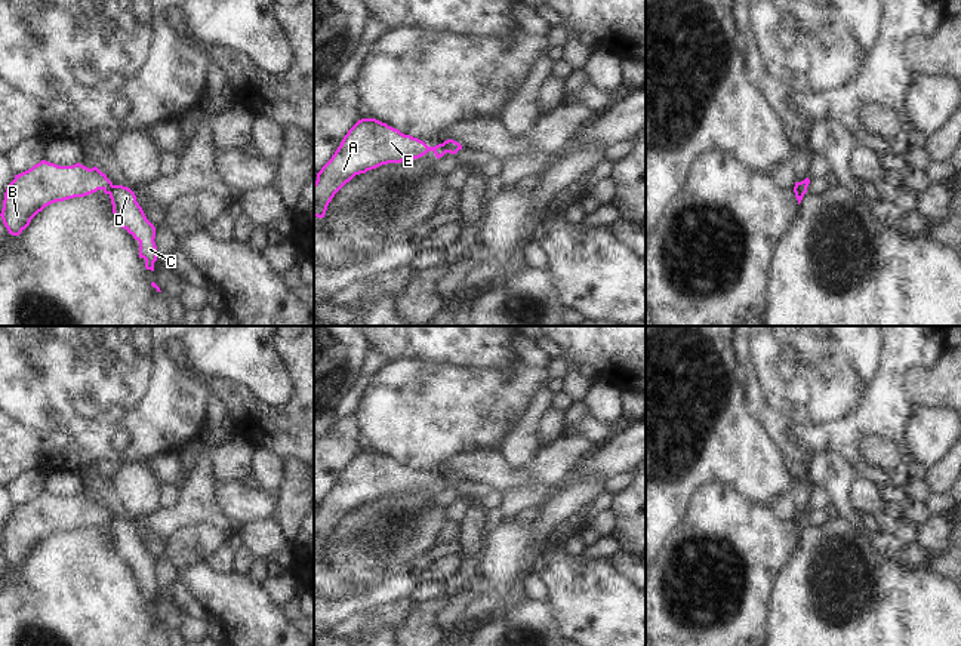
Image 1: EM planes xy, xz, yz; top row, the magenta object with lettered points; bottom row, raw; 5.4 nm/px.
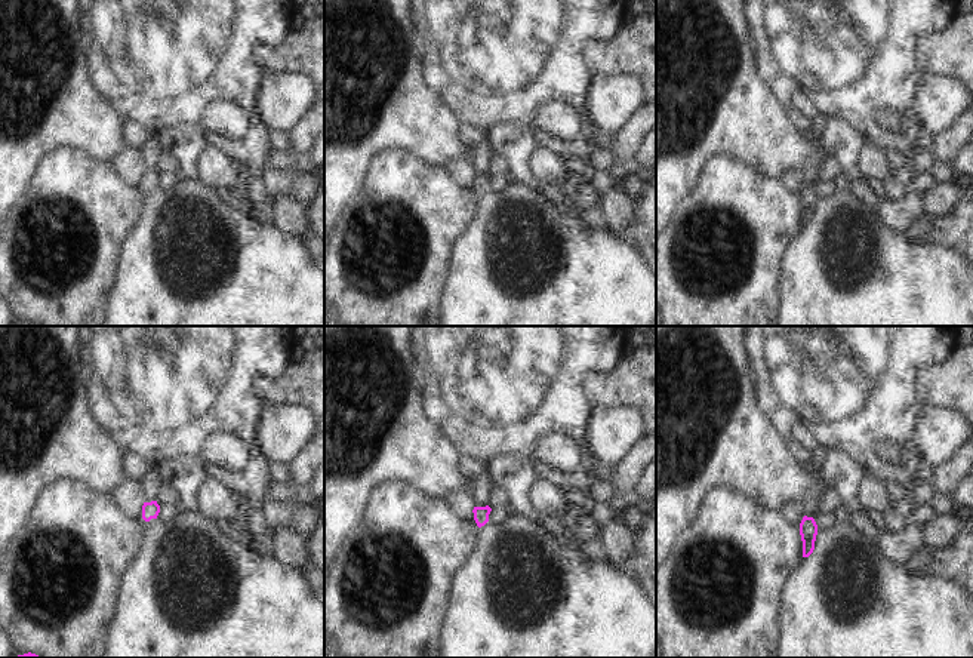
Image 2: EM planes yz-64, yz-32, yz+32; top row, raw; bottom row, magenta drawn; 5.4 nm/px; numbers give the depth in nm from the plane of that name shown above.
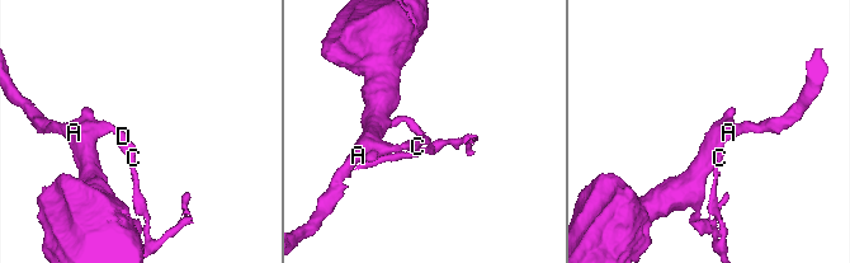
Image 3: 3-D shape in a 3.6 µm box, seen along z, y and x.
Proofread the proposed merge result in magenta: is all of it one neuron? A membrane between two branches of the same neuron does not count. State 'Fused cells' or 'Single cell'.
Fused cells

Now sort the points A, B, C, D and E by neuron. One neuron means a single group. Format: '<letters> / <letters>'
A B E / C D

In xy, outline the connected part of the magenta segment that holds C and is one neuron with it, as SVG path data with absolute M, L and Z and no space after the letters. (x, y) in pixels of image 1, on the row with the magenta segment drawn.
M114 185L110 199L117 224L139 242L139 258L145 259L147 270L154 271L157 261L155 227L147 219L135 193L127 187Z

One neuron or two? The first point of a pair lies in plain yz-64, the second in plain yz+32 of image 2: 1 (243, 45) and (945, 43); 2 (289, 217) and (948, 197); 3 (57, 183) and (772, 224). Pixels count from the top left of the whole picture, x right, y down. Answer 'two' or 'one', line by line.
1: two
2: one
3: one

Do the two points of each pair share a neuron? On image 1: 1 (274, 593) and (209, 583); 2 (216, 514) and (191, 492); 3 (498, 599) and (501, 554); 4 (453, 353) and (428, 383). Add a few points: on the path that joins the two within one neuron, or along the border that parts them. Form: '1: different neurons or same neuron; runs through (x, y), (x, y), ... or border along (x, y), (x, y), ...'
1: different neurons; border along (258, 584), (265, 596), (280, 608)
2: same neuron; runs through (211, 511), (197, 498)
3: same neuron; runs through (501, 588), (501, 565)
4: different neurons; border along (409, 356), (418, 360), (471, 368), (477, 372)

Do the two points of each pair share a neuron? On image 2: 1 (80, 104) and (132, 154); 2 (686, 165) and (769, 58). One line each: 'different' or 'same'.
1: different
2: different

